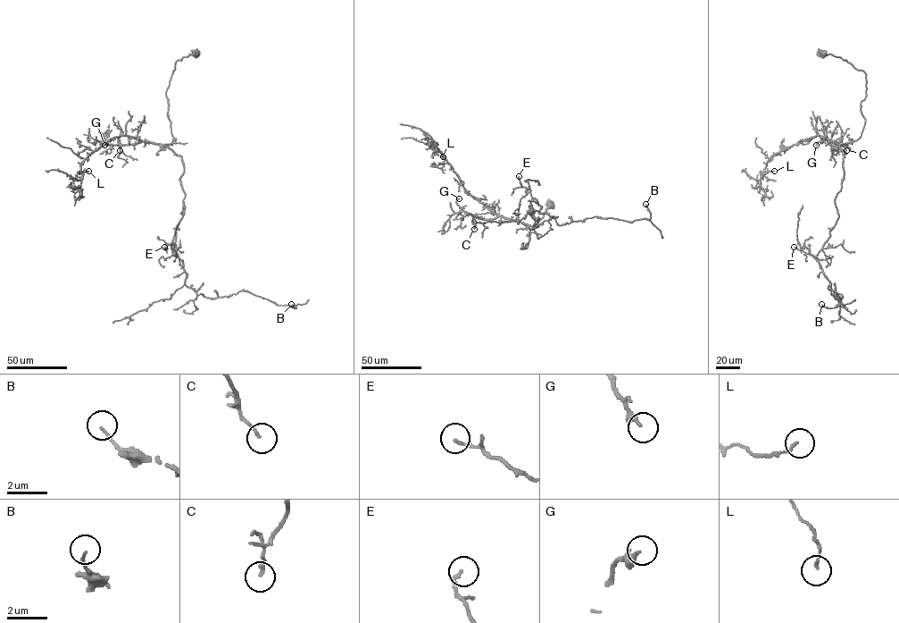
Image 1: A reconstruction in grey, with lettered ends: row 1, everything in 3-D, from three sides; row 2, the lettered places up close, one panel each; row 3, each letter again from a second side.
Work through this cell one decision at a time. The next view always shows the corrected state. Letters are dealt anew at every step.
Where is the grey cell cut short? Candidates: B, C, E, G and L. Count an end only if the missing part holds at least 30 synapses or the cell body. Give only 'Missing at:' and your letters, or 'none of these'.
Missing at: none of these

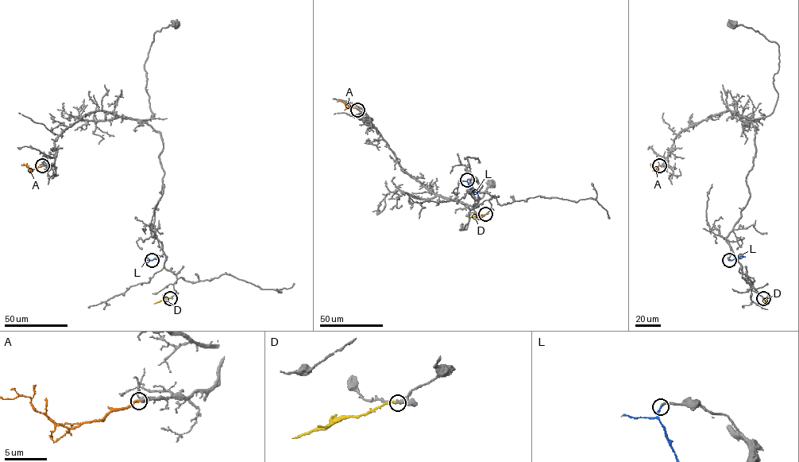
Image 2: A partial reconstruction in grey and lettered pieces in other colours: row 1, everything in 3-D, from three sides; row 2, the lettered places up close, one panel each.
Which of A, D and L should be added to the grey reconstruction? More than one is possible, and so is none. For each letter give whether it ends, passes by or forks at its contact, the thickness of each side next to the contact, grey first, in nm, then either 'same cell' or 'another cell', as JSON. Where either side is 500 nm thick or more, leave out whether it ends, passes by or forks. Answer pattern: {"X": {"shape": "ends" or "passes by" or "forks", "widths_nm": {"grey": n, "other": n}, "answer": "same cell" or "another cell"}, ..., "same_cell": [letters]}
{"A": {"shape": "ends", "widths_nm": {"grey": 360, "other": 200}, "answer": "same cell"}, "D": {"shape": "ends", "widths_nm": {"grey": 200, "other": 200}, "answer": "another cell"}, "L": {"shape": "ends", "widths_nm": {"grey": 150, "other": 190}, "answer": "same cell"}, "same_cell": ["A", "L"]}

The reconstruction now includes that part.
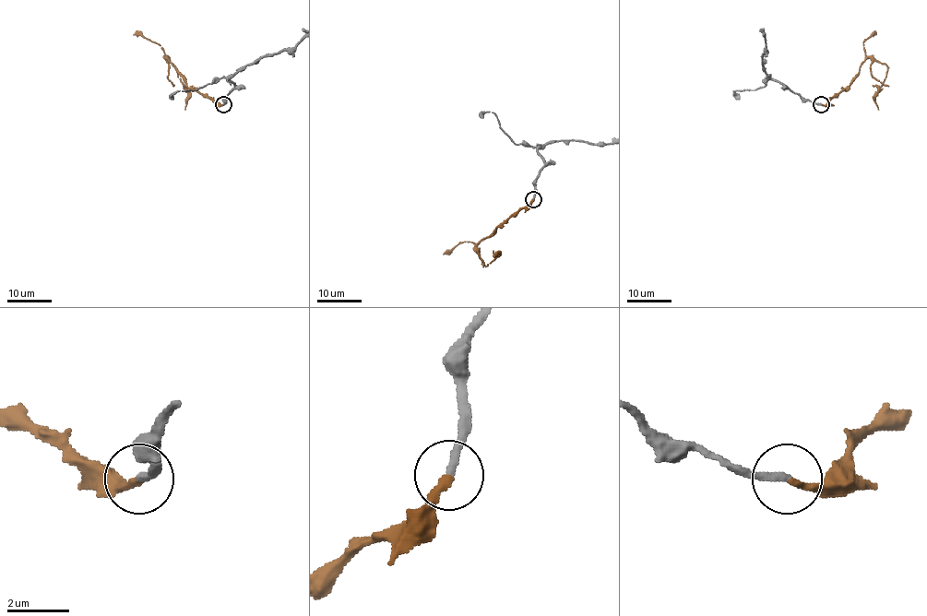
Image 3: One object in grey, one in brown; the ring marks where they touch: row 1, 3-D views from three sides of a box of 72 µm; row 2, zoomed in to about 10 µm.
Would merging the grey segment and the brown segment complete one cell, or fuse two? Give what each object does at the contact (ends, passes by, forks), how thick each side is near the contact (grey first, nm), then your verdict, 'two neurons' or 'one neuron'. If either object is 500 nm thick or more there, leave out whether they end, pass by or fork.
grey ends; brown ends; calibres 240 and 240 nm; one neuron

